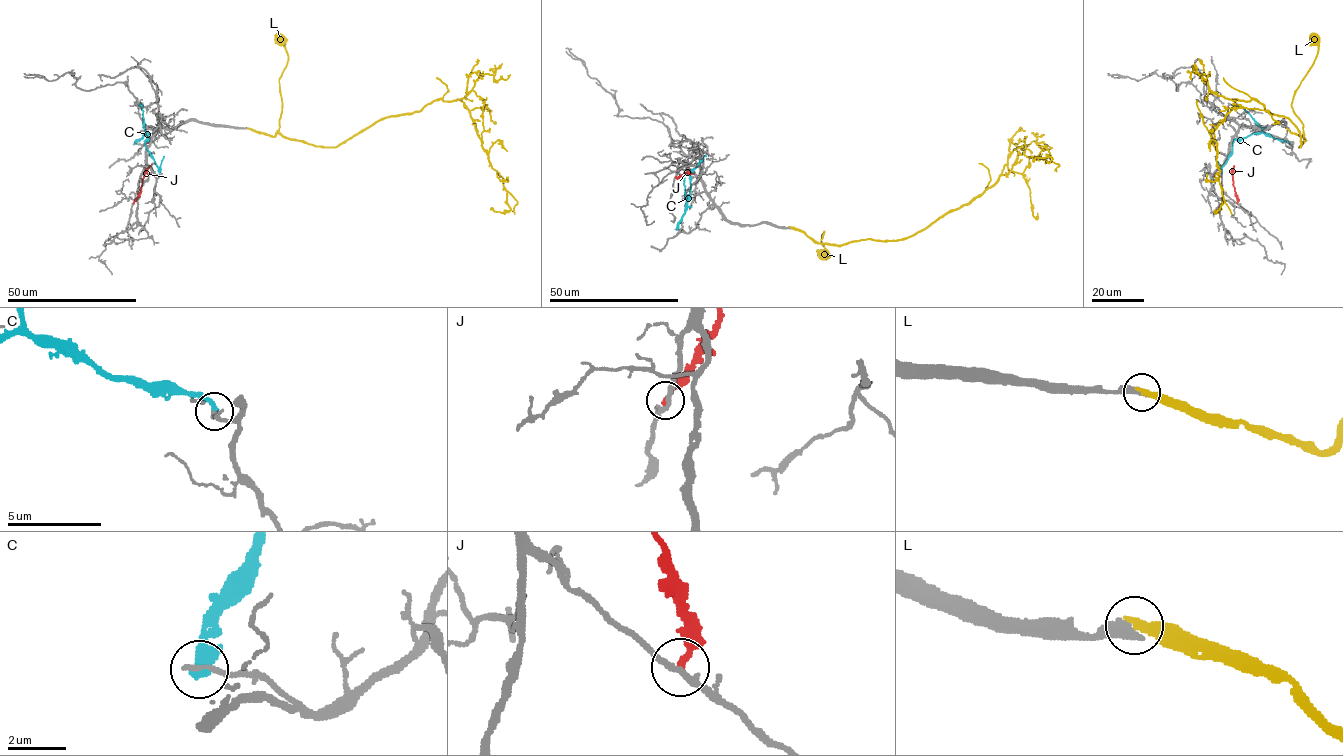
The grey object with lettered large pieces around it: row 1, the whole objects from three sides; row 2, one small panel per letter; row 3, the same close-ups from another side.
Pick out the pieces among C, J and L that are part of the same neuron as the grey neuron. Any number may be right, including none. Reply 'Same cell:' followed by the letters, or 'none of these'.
Same cell: L

